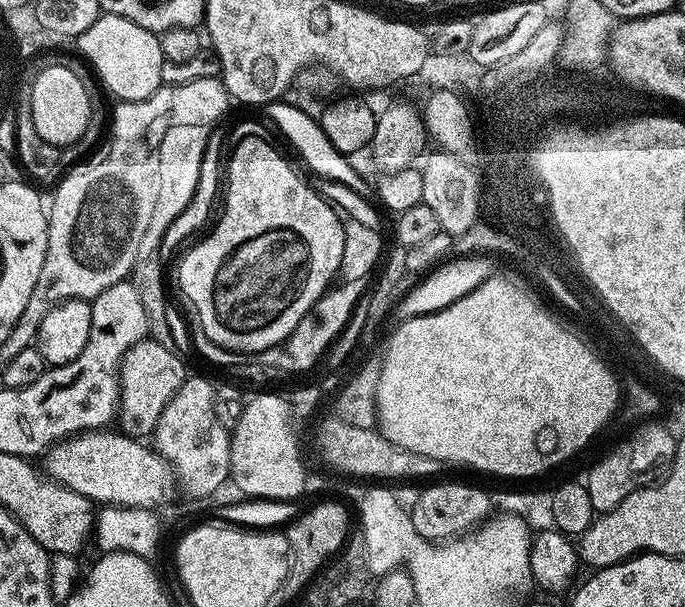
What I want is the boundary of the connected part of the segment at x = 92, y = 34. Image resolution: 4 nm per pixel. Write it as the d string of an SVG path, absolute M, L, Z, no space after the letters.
M101 14L82 35L75 37L79 55L84 58L95 73L97 81L107 91L112 91L117 101L145 100L162 86L162 66L165 58L157 33L130 22L130 18Z

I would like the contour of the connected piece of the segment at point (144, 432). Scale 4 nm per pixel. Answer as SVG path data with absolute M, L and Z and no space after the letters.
M145 338L130 346L130 350L122 358L118 424L127 435L137 438L151 437L158 426L158 418L162 418L162 410L166 410L174 394L178 394L178 390L183 386L186 379L184 364L172 350L169 345Z

